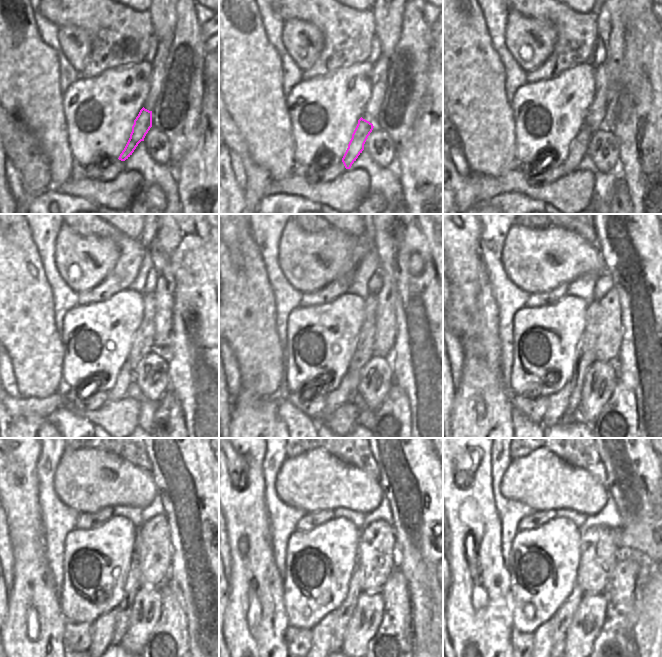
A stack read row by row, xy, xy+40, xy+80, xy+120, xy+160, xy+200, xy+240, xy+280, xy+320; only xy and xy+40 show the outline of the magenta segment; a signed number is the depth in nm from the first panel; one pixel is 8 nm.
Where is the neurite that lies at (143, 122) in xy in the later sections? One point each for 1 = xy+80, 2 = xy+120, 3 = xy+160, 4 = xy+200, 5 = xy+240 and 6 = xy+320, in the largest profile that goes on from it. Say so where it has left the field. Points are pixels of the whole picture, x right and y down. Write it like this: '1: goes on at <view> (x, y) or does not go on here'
1: goes on at xy+80 (579, 146)
2: goes on at xy+120 (127, 376)
3: goes on at xy+160 (341, 395)
4: goes on at xy+200 (558, 402)
5: goes on at xy+240 (103, 628)
6: goes on at xy+320 (543, 635)

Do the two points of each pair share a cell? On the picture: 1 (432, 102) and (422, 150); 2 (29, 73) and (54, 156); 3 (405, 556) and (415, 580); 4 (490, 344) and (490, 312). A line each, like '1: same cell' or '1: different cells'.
1: same cell
2: same cell
3: same cell
4: same cell

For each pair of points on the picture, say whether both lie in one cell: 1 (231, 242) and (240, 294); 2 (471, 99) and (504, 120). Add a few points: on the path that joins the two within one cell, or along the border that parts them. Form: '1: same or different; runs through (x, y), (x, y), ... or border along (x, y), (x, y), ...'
1: different; border along (242, 246), (245, 267), (237, 271)
2: same; runs through (479, 107), (492, 120), (496, 120)

